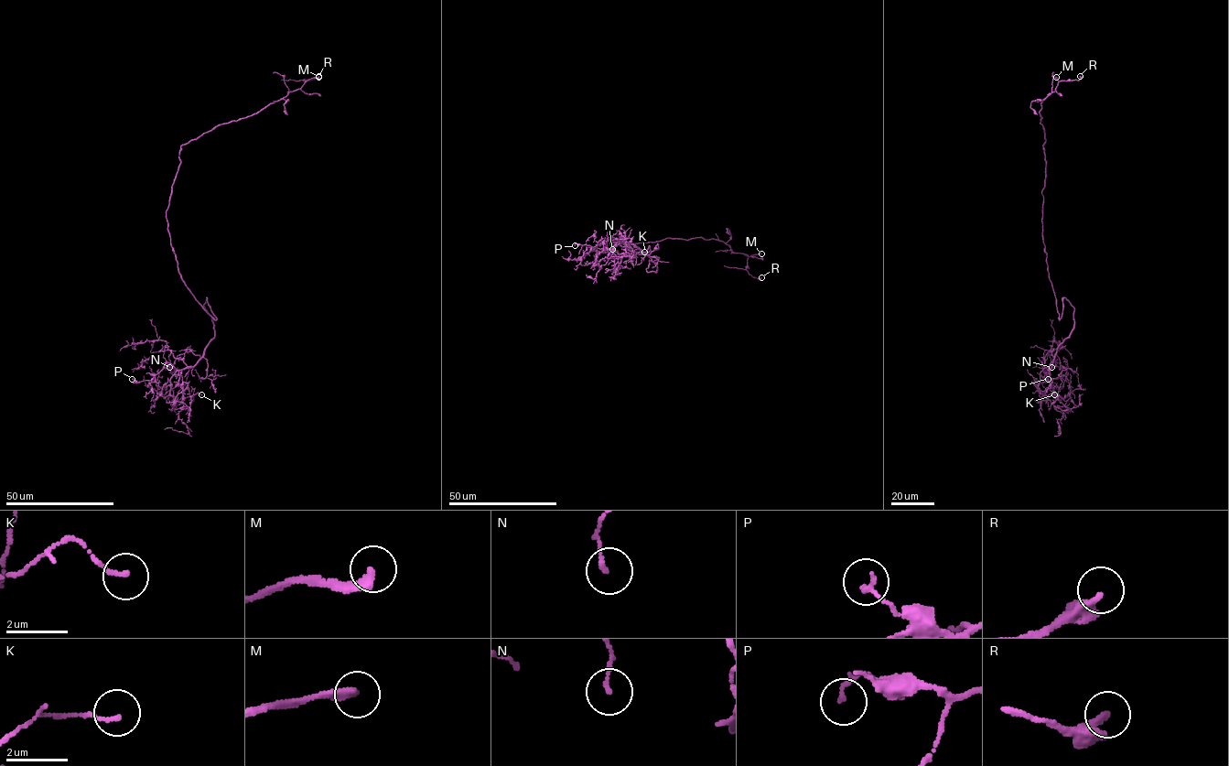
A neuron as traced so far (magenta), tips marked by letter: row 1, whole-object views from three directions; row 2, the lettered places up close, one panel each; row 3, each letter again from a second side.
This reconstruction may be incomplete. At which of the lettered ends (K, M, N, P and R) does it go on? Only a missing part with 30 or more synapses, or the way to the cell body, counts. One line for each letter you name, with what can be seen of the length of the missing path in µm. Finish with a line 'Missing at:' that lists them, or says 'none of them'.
M: 40 µm
Missing at: M

